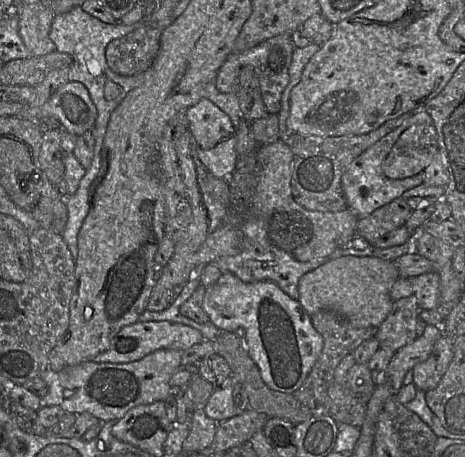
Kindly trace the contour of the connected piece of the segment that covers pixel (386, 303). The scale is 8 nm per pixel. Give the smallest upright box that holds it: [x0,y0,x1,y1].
[297,256,399,328]

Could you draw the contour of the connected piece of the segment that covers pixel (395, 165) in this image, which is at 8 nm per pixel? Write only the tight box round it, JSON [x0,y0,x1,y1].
[382,124,439,179]

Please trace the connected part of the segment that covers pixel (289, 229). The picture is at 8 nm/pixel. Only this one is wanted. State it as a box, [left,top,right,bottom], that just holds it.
[268,212,312,253]

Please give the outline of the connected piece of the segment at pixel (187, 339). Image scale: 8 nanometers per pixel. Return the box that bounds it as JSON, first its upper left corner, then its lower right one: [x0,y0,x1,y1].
[91,321,204,363]

